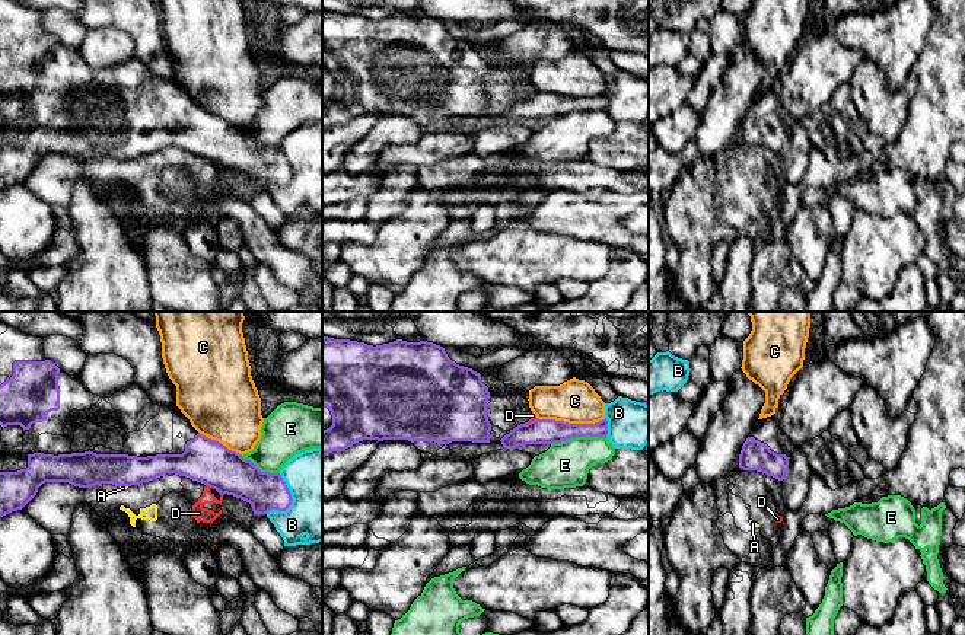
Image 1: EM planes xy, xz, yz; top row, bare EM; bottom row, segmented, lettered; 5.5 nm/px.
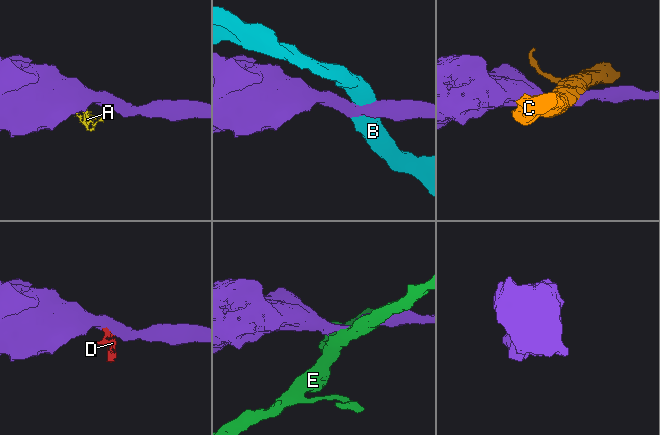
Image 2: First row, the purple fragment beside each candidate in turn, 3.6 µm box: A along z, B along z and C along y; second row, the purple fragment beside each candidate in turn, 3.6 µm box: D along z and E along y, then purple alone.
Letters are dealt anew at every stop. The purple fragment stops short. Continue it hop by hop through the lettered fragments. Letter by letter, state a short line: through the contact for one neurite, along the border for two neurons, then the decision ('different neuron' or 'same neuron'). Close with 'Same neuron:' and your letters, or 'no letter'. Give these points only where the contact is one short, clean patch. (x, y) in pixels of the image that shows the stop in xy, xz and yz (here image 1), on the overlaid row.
A: xy (127, 485), (118, 487) | different neuron
B: xy (279, 474), (292, 503), (284, 510), (266, 513) | different neuron
C: different neuron
D: xy (217, 490), (223, 494) | different neuron
E: xz (605, 436), (576, 436), (551, 444) | different neuron
Same neuron: no letter

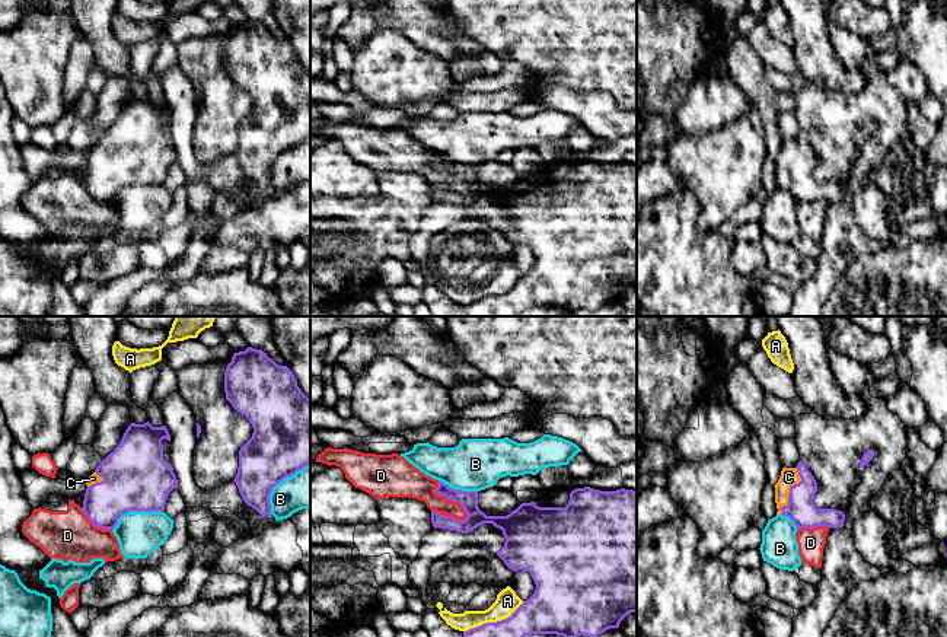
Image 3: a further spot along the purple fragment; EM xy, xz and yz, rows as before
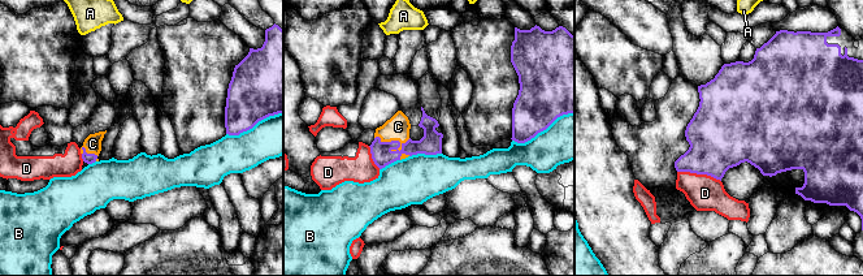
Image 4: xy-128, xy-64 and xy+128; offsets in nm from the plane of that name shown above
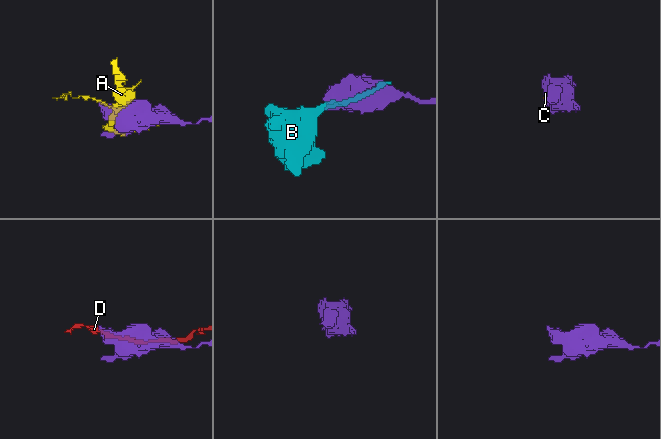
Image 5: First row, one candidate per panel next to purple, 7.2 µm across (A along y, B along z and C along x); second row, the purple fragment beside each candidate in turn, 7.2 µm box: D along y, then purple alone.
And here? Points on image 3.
A: different neuron
B: different neuron
C: yz (802, 510), (790, 490), (788, 477) | same neuron
D: different neuron
Same neuron: C

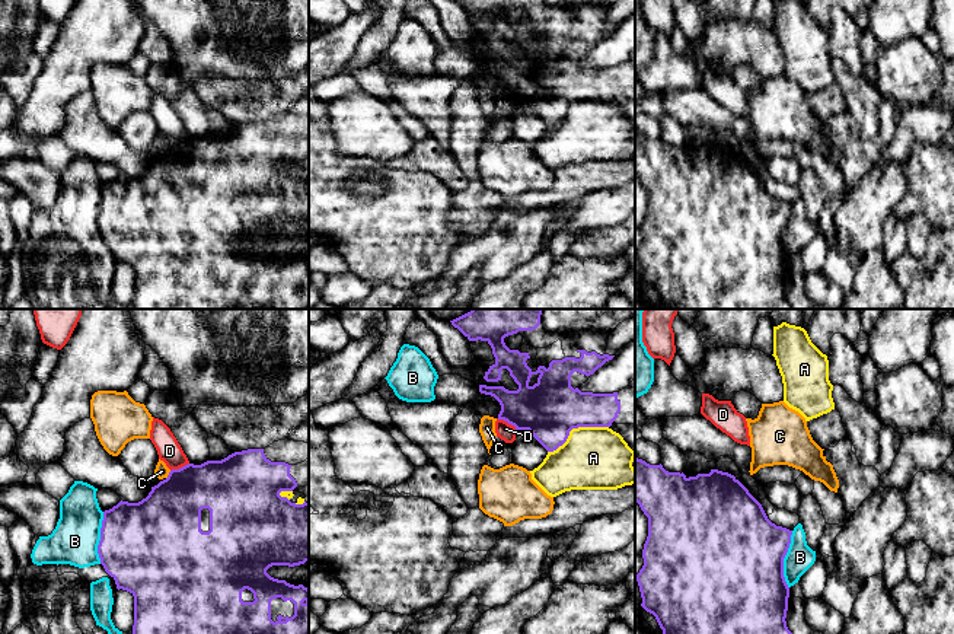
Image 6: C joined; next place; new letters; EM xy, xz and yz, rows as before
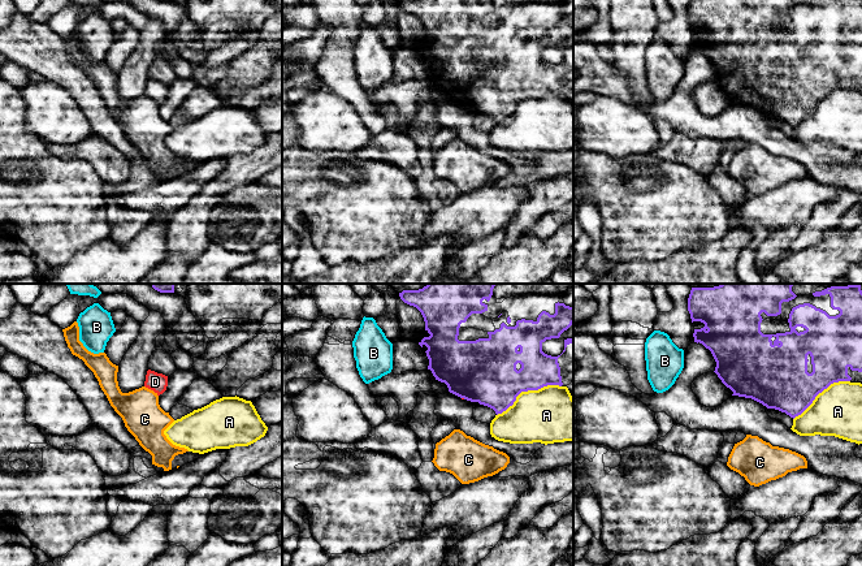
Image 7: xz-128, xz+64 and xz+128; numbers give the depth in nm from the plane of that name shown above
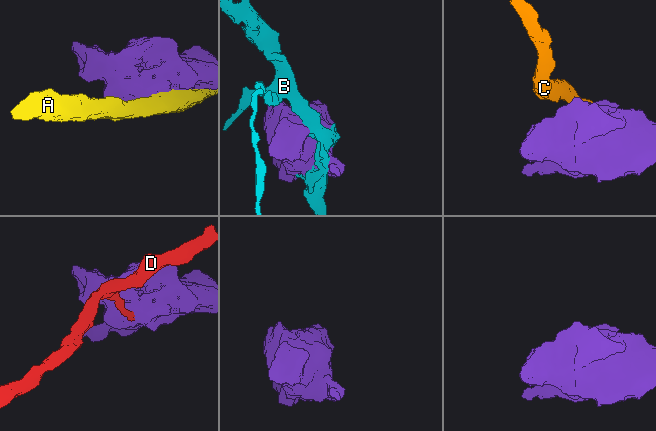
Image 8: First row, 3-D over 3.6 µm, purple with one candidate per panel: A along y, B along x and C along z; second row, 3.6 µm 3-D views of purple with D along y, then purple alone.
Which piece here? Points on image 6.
A: different neuron
B: different neuron
C: xy (171, 471), (166, 478) | different neuron
D: xz (497, 419), (506, 420), (516, 430) | different neuron
Same neuron: no letter

